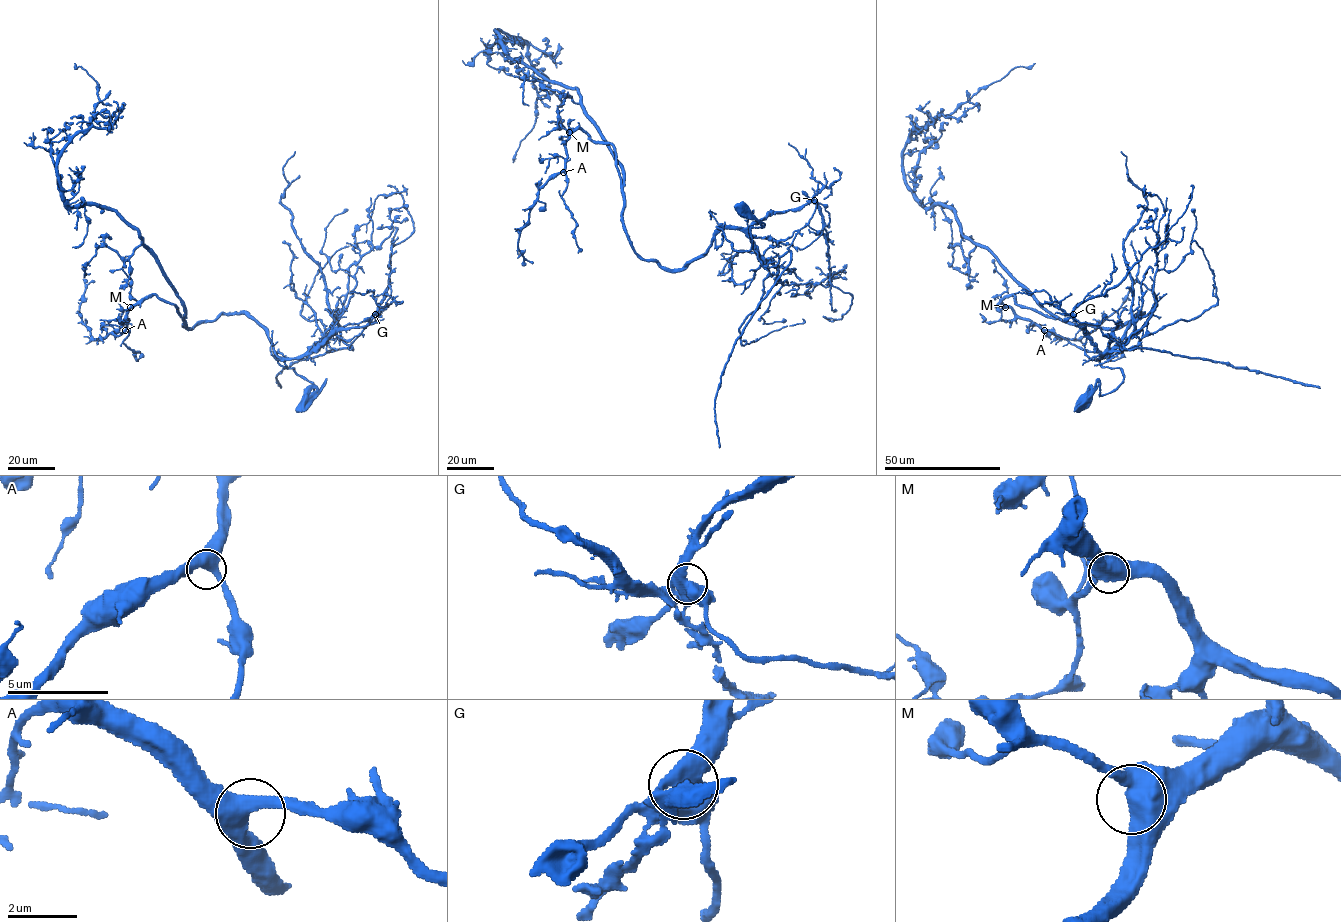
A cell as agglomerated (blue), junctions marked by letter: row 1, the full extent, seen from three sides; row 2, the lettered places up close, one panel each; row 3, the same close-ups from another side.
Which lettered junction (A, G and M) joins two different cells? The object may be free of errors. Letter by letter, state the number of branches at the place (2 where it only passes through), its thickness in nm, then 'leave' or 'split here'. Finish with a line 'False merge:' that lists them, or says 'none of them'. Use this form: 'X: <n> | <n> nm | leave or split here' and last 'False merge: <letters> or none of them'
A: 3 | 460 nm | leave
G: 3 | 500 nm | split here
M: 3 | 550 nm | leave
False merge: G

